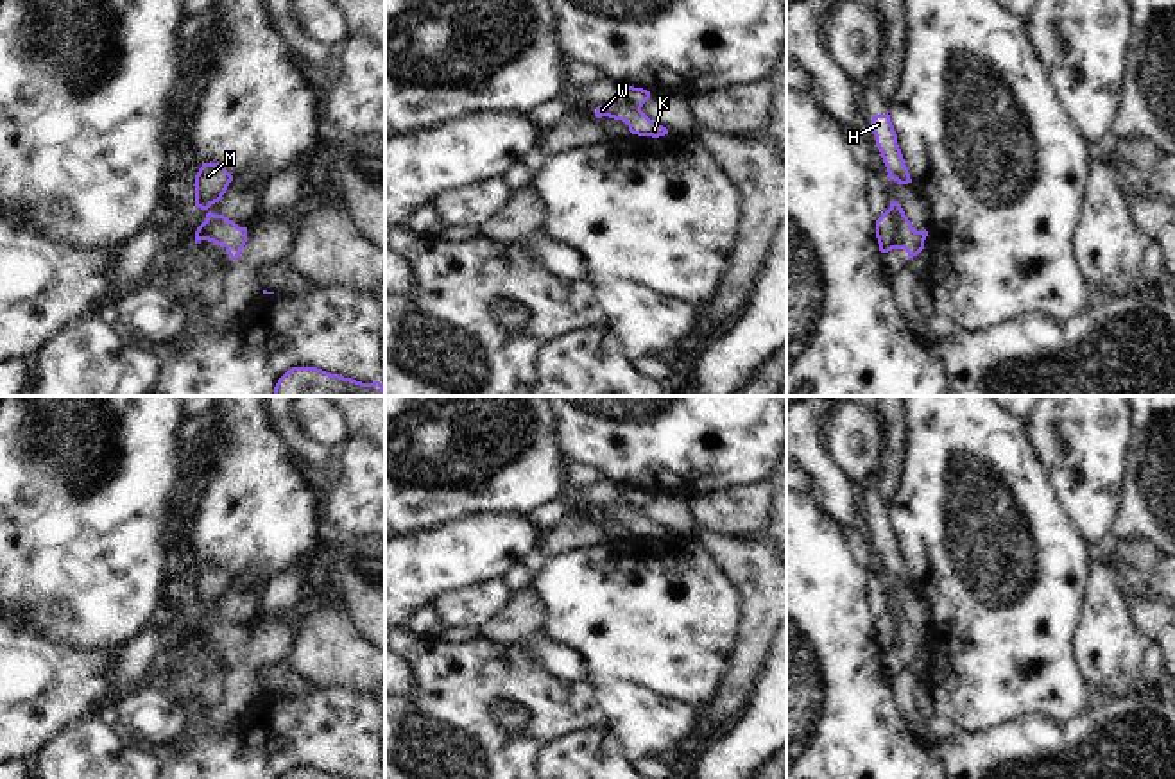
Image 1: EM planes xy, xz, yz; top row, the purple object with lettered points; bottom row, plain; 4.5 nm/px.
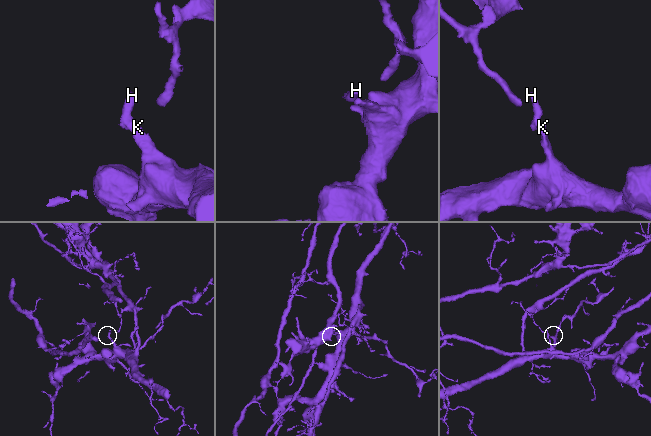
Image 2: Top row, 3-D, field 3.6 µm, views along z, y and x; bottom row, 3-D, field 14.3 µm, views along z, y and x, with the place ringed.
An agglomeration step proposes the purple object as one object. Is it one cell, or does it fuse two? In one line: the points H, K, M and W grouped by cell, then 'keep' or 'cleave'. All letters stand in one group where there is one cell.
groups H K M W; keep

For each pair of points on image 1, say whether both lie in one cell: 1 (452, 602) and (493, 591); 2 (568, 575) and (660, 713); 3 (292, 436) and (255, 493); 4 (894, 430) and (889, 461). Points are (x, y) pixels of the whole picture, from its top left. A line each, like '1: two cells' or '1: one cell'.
1: one cell
2: two cells
3: two cells
4: one cell

